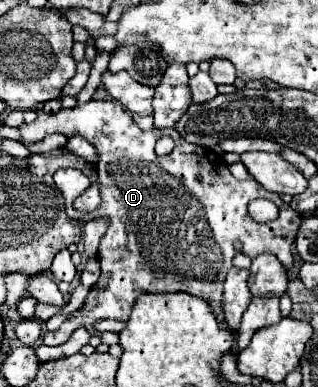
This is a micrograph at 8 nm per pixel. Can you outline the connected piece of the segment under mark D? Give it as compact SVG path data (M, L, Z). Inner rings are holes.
M87 101L73 109L61 109L57 113L41 111L33 123L17 127L21 141L29 144L42 140L49 133L83 135L91 145L99 149L99 189L101 207L95 213L83 215L73 209L73 201L89 187L89 181L75 179L75 175L55 173L55 185L65 199L65 213L69 219L93 221L107 219L109 227L99 243L99 281L91 287L85 305L73 313L57 331L43 335L45 345L63 345L77 327L91 327L99 319L127 321L135 299L147 291L181 291L193 297L205 299L215 305L215 317L223 321L221 313L221 281L231 269L231 259L237 255L235 243L243 245L243 255L257 257L257 253L273 253L279 257L285 269L295 265L291 243L301 223L301 215L291 209L289 203L277 193L265 191L255 179L237 181L229 173L229 165L223 157L215 159L211 149L187 143L173 127L143 131L117 101ZM169 135L175 141L175 149L159 157L155 143ZM271 195L271 201L279 207L277 221L257 223L247 215L251 199Z

